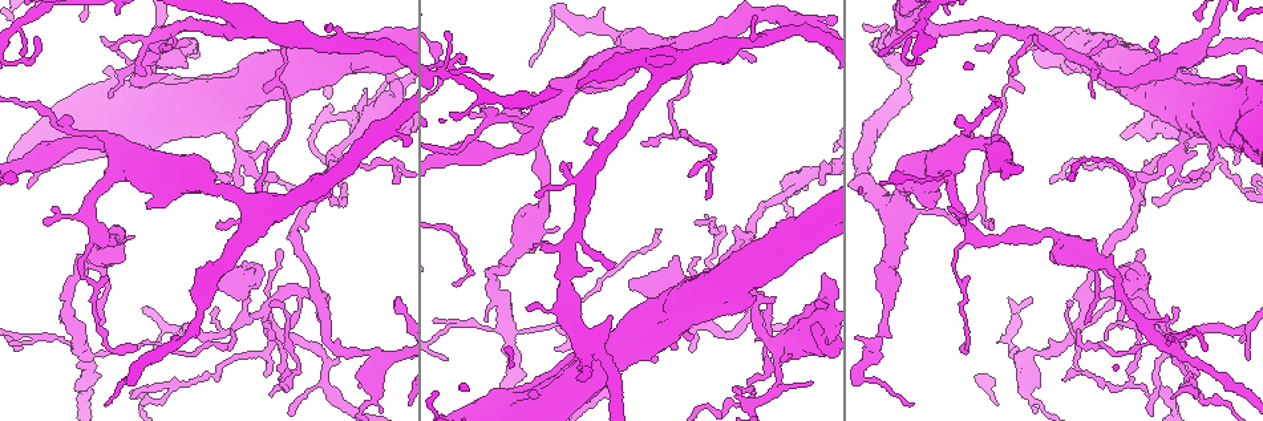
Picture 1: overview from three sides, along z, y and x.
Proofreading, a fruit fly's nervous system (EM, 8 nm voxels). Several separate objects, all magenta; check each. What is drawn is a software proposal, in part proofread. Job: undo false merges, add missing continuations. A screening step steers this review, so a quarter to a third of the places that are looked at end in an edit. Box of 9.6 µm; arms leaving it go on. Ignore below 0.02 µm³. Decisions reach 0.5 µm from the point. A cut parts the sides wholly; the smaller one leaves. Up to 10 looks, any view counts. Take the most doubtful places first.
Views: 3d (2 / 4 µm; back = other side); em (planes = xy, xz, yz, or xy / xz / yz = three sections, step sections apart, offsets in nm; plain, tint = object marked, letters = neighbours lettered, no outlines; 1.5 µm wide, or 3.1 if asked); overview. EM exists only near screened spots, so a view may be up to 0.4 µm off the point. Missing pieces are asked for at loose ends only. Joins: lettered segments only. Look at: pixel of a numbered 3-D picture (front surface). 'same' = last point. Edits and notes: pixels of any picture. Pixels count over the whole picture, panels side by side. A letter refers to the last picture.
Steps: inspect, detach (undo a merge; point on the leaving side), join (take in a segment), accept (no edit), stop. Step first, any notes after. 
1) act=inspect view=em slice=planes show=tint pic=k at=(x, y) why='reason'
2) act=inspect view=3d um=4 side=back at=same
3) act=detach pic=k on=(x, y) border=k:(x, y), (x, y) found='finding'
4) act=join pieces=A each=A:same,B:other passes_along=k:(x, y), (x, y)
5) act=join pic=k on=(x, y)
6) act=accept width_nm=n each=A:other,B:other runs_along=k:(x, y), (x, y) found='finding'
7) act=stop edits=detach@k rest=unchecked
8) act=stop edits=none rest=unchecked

act=inspect view=3d um=4 pic=1 at=(600, 351) why='two arms in line, one across'

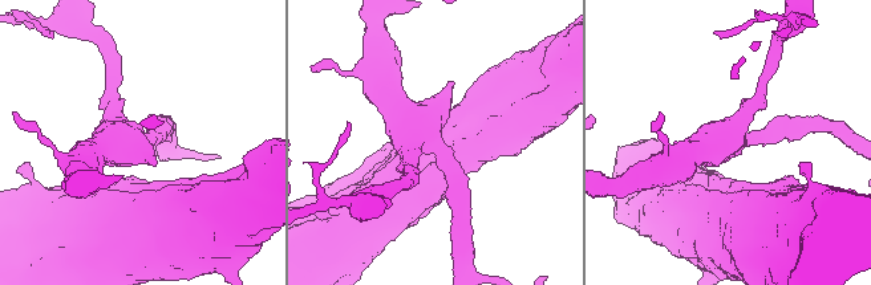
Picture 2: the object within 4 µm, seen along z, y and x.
act=inspect view=em slice=xy step=4 show=tint pic=2 at=(432, 146) why='shape alone is not enough'

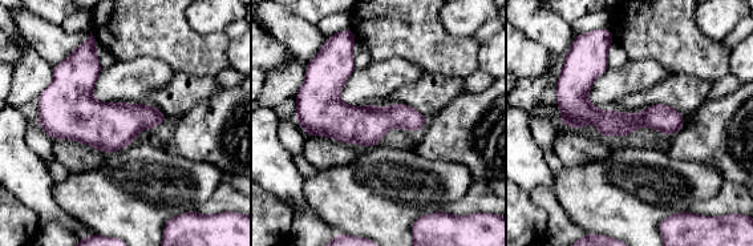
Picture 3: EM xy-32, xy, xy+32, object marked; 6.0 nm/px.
act=inspect view=em slice=planes show=letters at=same

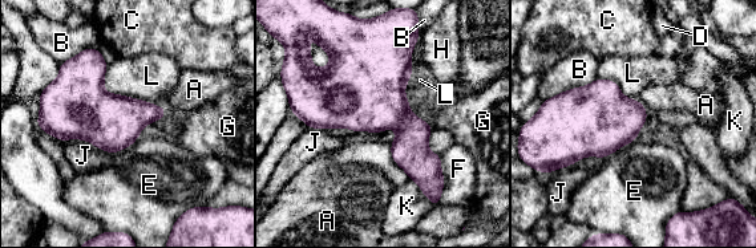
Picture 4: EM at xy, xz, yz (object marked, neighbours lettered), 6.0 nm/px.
act=accept longest_contact=L:440nm each=A:other,B:other,C:other,D:other,E:other,F:other,G:other,H:other,J:other,K:other,L:other border=4:(637, 100), (647, 110) found='all the same cell'

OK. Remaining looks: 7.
act=inspect view=em slice=planes show=letters pic=1 at=(823, 183) why='thin end'

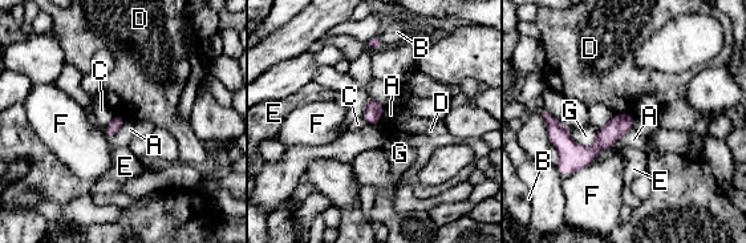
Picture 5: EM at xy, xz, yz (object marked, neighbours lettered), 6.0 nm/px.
act=accept width_nm=80 each=A:other,B:other,C:other,D:other,E:other,F:other,G:other border=5:(615, 113), (631, 113), (633, 116) found='no lettered segment goes on from it'

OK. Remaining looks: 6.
act=inspect view=em slice=planes show=letters pic=1 at=(964, 219) why='branch stops here'

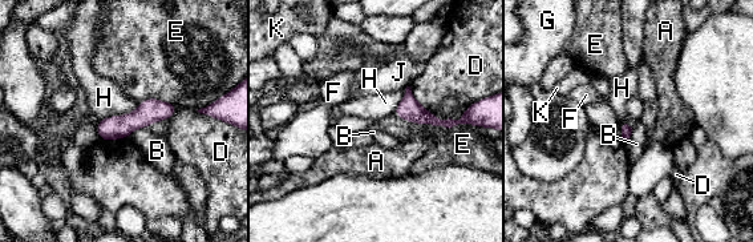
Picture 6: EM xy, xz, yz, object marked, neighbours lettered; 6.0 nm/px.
act=accept longest_contact=E:460nm each=A:other,B:other,D:other,E:other,F:other,G:other,H:other,J:other,K:other runs_along=6:(173, 108), (150, 109), (101, 133) found='no lettered segment goes on from it'

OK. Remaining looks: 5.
act=inspect view=3d um=4 pic=1 at=(691, 351)

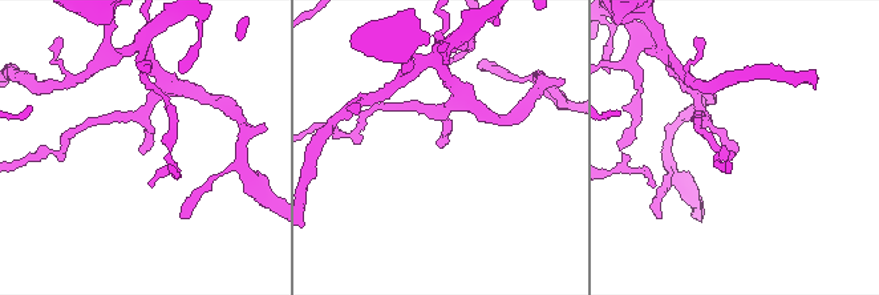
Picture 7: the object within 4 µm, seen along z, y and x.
act=inspect view=em slice=planes show=letters pic=7 at=(737, 152) why='shape alone is not enough'

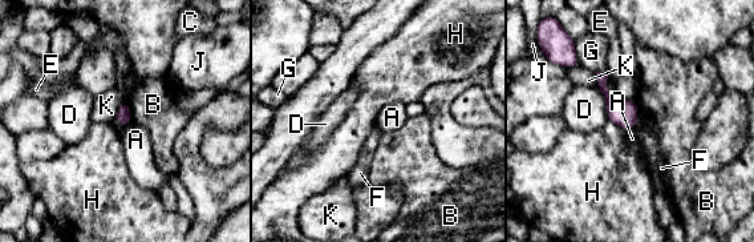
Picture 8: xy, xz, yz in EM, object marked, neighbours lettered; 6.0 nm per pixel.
act=accept each=A:other,B:other,C:other,D:other,E:other,F:other,G:other,H:other,J:other,K:other border=8:(639, 116), (632, 129) found='no lettered segment goes on from it'

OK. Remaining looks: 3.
act=stop edits=none rest=unchecked

